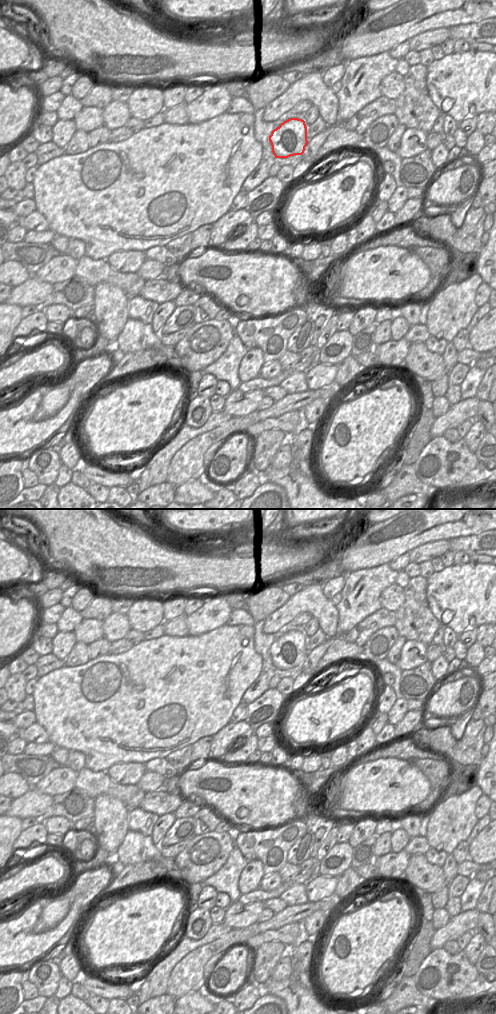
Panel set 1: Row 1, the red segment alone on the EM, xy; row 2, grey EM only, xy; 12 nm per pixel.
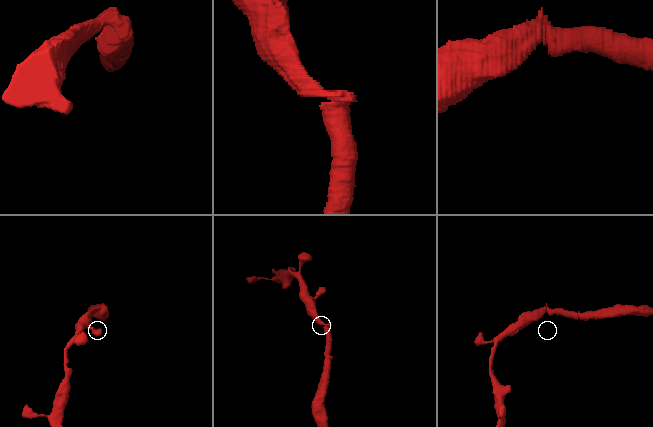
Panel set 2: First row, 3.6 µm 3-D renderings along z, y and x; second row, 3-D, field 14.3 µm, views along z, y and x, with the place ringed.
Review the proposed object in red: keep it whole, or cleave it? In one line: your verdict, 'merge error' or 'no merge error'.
merge error

